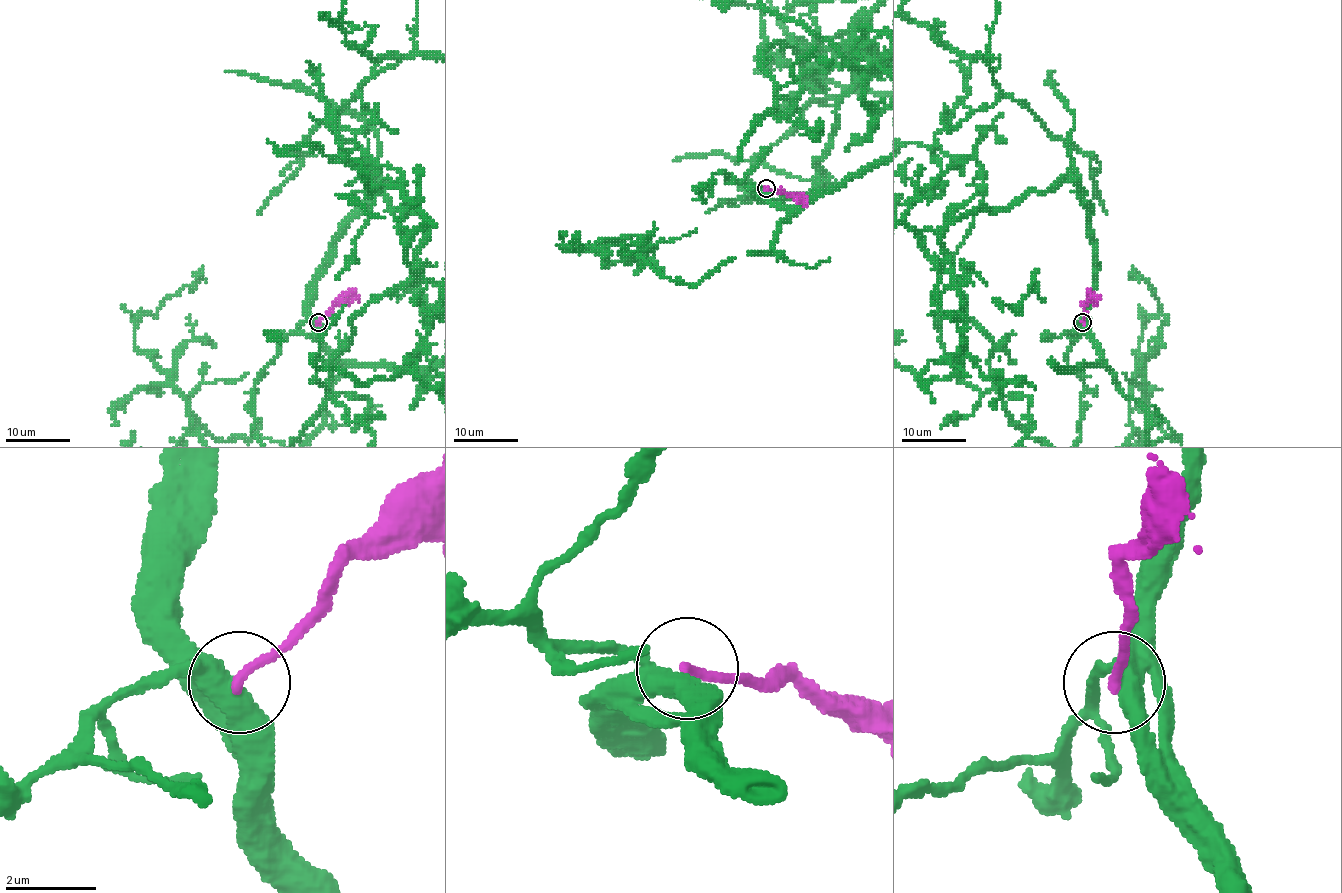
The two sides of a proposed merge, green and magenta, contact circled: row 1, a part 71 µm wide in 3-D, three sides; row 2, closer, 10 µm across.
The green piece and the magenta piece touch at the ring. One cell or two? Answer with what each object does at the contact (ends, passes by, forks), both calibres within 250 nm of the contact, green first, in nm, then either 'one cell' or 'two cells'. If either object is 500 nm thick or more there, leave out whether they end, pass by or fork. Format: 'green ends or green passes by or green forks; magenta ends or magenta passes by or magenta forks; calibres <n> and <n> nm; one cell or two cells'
green forks; magenta ends; calibres 400 and 220 nm; two cells

